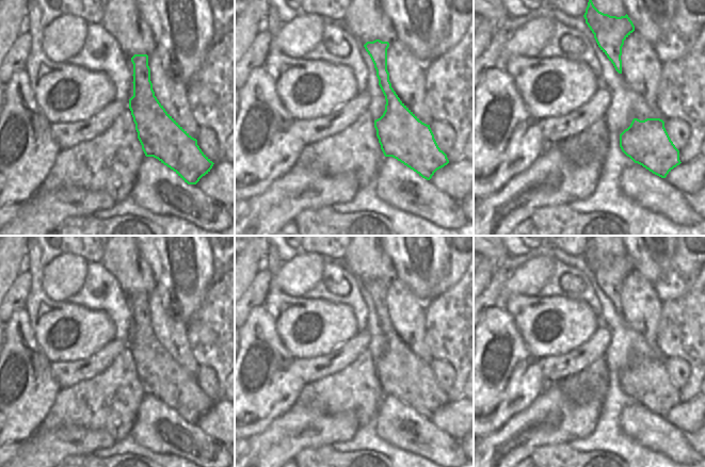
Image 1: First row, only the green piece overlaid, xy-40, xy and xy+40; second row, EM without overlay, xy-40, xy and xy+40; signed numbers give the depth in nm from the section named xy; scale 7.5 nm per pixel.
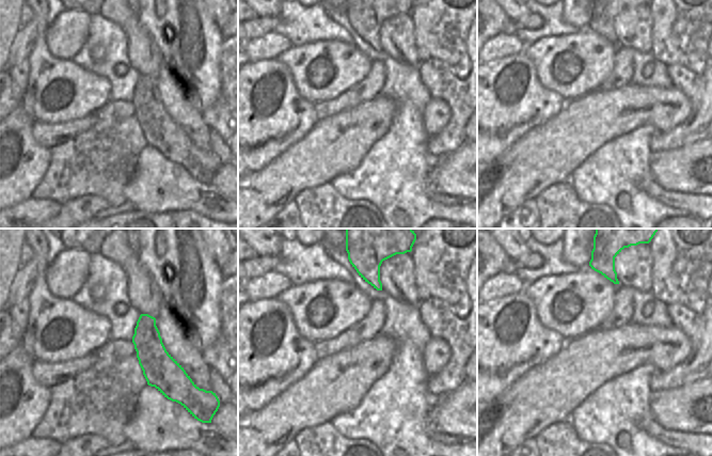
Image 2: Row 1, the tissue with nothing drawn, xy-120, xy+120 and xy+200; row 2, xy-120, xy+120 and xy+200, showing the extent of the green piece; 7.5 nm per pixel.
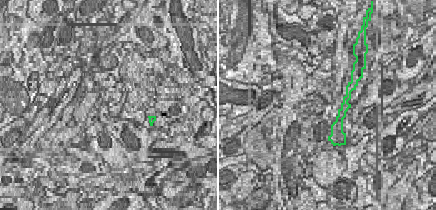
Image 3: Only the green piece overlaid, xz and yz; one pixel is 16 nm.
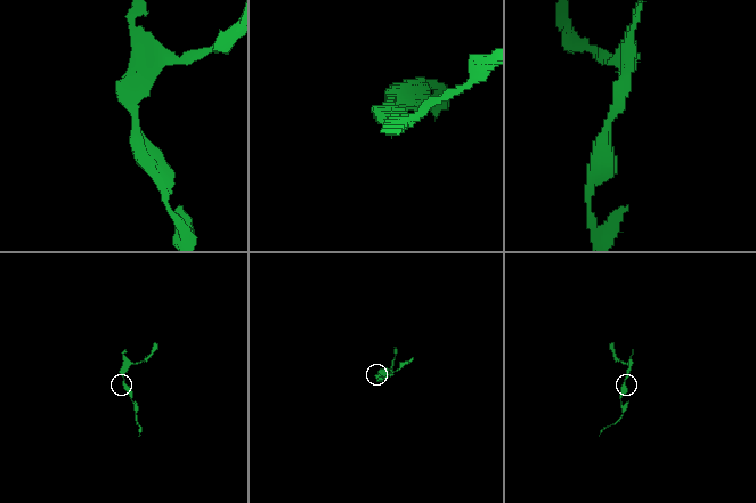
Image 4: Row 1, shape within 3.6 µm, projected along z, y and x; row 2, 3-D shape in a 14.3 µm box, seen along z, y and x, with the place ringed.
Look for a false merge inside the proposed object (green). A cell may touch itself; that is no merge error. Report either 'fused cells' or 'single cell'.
single cell

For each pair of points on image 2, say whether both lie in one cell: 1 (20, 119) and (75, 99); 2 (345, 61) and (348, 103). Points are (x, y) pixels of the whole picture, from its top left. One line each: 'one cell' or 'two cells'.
1: two cells
2: two cells

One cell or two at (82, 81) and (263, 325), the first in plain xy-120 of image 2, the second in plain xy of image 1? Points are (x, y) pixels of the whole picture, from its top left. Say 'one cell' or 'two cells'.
two cells

